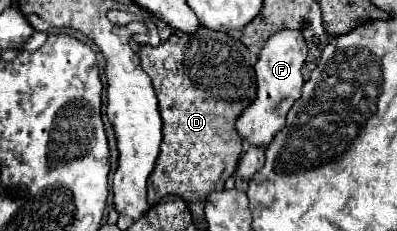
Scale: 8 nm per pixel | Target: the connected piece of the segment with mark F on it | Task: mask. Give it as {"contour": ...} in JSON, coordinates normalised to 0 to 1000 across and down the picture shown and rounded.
{"contour":[[[705,130],[670,173],[640,286],[650,364],[645,424],[594,519],[594,580],[610,597],[610,615],[640,641],[675,641],[690,615],[695,580],[720,545],[725,476],[761,416],[761,286],[771,268],[771,242],[776,199],[751,130]]]}

